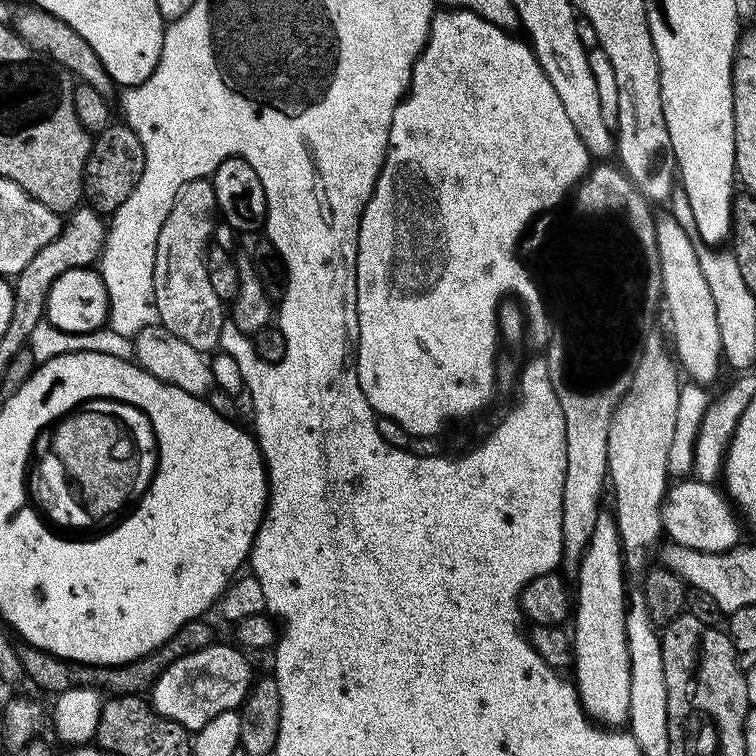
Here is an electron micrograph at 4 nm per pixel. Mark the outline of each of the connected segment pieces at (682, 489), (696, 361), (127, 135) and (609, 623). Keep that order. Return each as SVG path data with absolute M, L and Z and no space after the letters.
M695 478L681 479L665 492L662 522L663 535L671 543L690 546L690 550L729 552L741 543L741 521L727 495L716 484L707 484Z
M665 214L664 217L661 215L655 221L654 232L654 243L662 270L662 300L664 304L668 303L668 316L672 319L672 340L676 343L675 359L689 381L708 386L720 372L722 351L718 314L715 312L714 297L703 277L700 258L696 253L697 244L687 237L686 230L671 214Z
M123 122L109 124L105 132L92 141L92 149L84 171L84 200L87 207L101 214L111 214L134 194L138 178L144 173L144 147L134 130Z
M601 510L597 514L594 532L584 556L575 569L576 588L574 584L574 620L576 625L570 628L572 654L574 657L574 683L576 693L580 695L580 705L600 726L624 726L628 722L630 710L630 650L626 642L626 595L624 596L624 554L620 546L620 531L616 517L611 511Z

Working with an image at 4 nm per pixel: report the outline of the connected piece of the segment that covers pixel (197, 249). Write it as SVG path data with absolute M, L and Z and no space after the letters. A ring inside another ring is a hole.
M211 179L186 182L178 190L174 206L170 206L170 214L166 214L166 222L162 222L154 254L154 298L159 324L170 330L174 338L182 338L182 342L205 354L216 348L224 332L224 320L226 324L226 308L210 286L206 259L206 249L213 243L212 219L215 221L217 216Z

